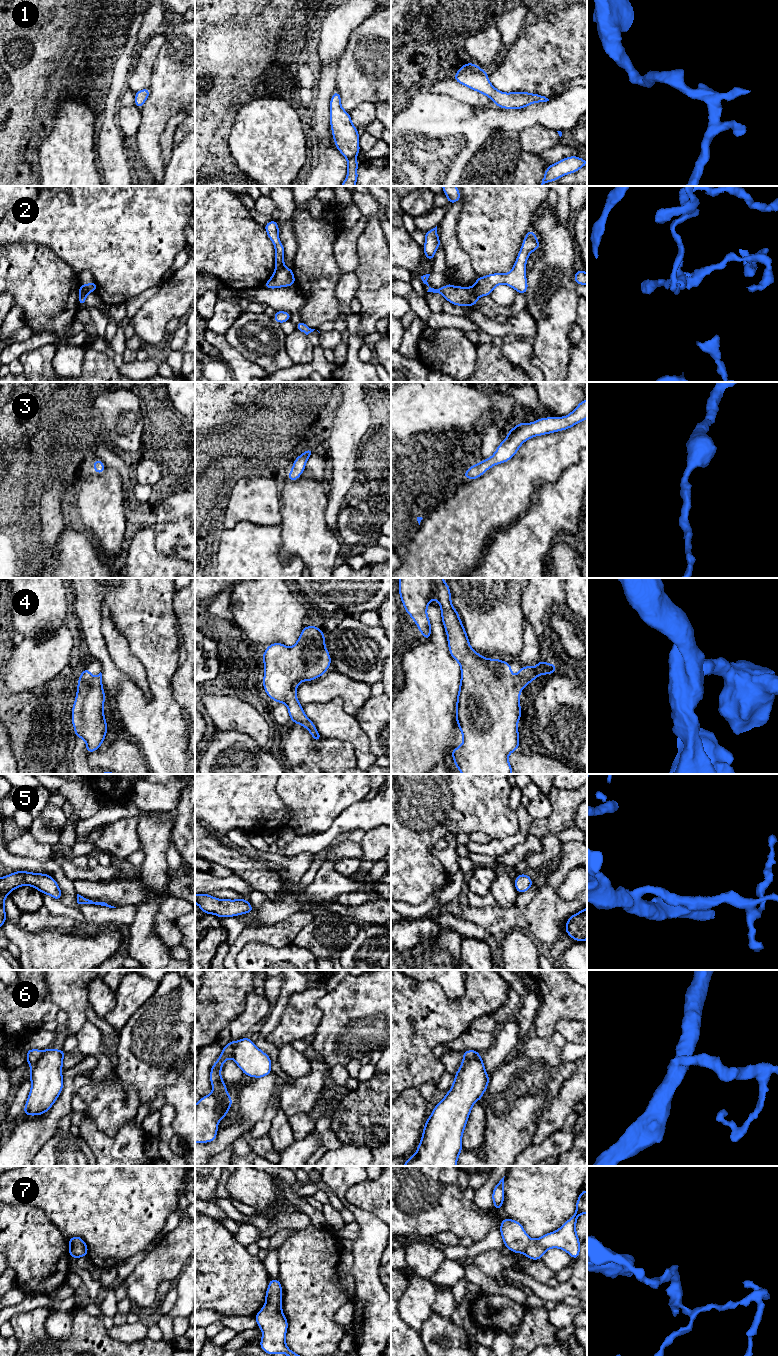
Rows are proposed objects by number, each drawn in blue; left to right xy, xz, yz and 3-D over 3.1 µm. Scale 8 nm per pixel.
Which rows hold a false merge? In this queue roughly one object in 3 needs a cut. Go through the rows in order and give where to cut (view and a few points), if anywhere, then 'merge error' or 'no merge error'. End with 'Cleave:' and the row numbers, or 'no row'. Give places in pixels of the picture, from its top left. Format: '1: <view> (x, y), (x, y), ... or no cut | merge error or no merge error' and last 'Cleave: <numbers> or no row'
1: no cut | no merge error
2: yz (472, 287), (478, 296) | merge error
3: no cut | no merge error
4: no cut | no merge error
5: no cut | no merge error
6: xy (44, 1051), (31, 1066) | merge error
7: no cut | no merge error
Cleave: 2, 6

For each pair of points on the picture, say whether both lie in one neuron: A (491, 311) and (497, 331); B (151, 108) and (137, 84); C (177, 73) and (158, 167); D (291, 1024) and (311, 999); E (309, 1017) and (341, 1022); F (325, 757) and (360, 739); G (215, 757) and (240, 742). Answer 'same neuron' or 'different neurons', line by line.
A: different neurons
B: different neurons
C: same neuron
D: same neuron
E: different neurons
F: different neurons
G: same neuron

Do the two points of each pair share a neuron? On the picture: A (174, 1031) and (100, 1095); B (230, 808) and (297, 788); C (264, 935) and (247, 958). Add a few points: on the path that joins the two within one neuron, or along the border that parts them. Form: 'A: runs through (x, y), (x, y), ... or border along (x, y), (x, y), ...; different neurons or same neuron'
A: border along (122, 1084), (126, 1089), (133, 1087), (139, 1100); different neurons
B: border along (275, 784), (277, 794), (290, 814); different neurons
C: border along (282, 946), (275, 947), (250, 941), (238, 953); different neurons

